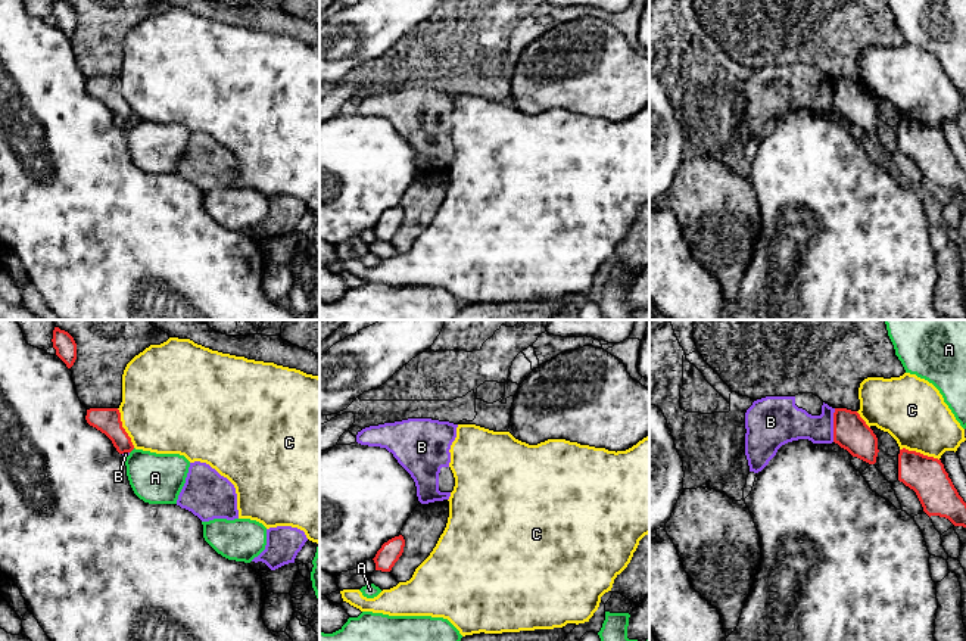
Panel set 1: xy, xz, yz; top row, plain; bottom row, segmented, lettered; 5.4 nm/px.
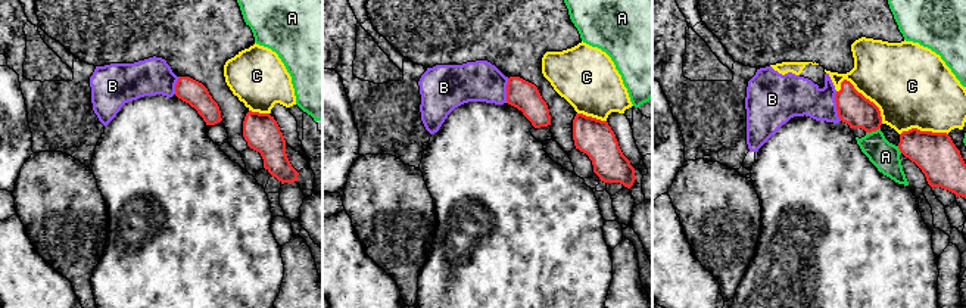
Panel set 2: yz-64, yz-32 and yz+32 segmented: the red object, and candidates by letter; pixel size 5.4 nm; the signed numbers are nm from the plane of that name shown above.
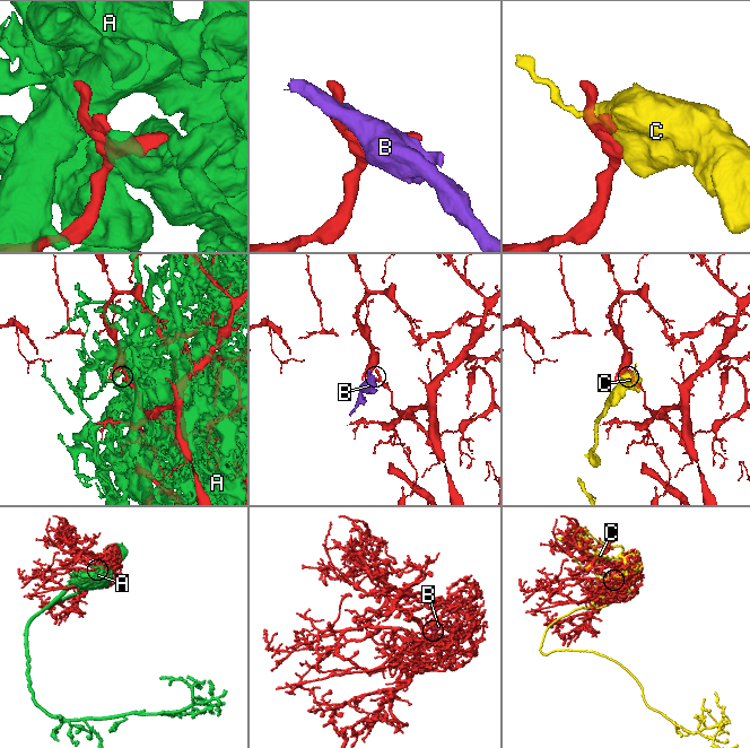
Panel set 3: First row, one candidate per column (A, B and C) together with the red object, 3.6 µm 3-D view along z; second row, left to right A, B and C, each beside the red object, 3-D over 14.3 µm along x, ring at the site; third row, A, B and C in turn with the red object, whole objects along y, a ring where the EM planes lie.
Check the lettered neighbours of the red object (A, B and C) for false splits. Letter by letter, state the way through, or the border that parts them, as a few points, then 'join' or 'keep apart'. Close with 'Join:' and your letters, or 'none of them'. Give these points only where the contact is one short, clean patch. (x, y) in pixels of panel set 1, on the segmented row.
A: keep apart
B: border yz (835, 408), (832, 441); keep apart
C: keep apart
Join: none of them

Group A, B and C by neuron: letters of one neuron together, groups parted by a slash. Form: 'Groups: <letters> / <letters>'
Groups: A / B / C

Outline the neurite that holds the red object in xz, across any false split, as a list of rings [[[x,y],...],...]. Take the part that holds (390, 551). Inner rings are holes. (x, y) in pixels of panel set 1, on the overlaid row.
[[[402,535],[395,536],[384,542],[373,558],[376,563],[376,570],[390,572],[395,563],[403,553],[405,539]]]

